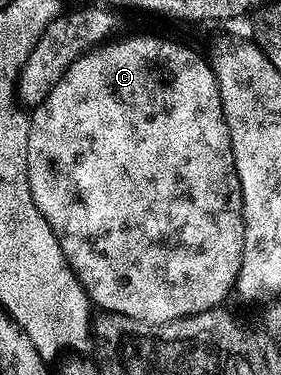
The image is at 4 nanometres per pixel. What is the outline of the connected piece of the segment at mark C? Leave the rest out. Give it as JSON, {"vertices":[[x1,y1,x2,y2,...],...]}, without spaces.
{"vertices":[[138,34,119,42,106,40,81,54,64,72,64,76,39,106,29,115,28,152,26,153,26,183,30,198,40,216,55,234,63,252,63,260,99,311,128,316,141,322,171,322,205,310,216,310,235,289,242,263,244,223,242,222,242,193,236,176,236,164,230,147,228,124,224,120,218,85,210,63,190,46,157,38,154,34]]}

